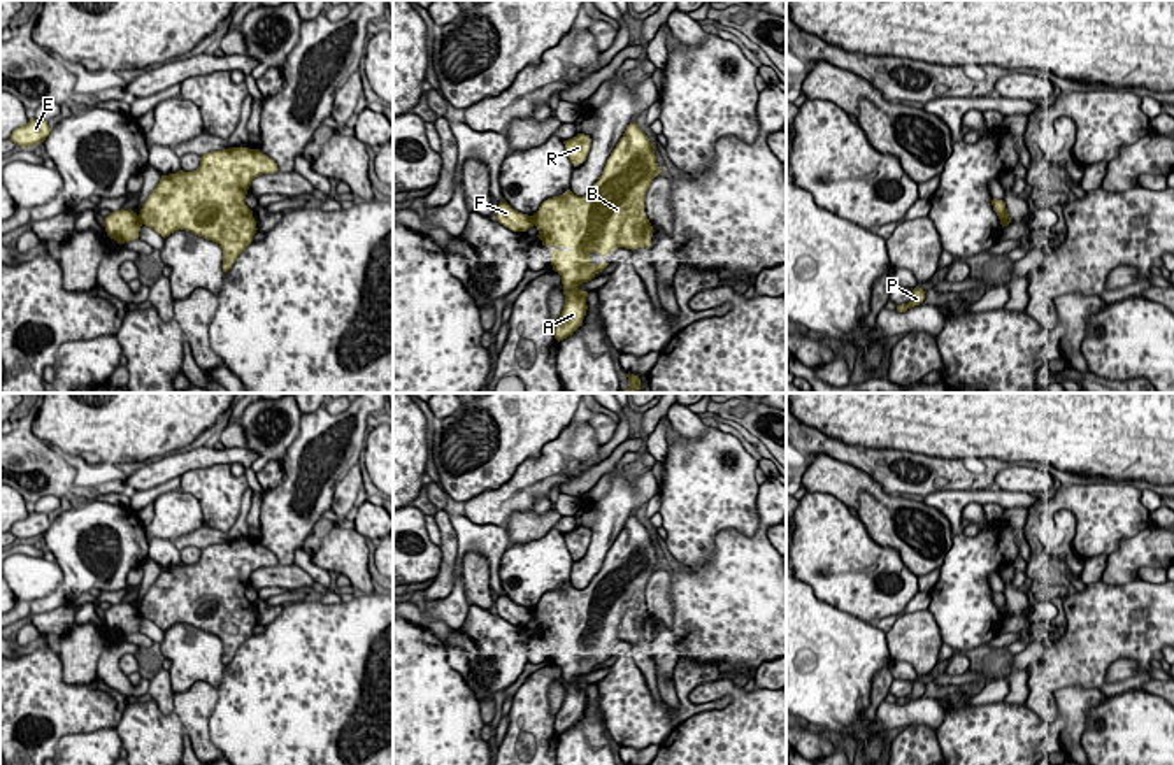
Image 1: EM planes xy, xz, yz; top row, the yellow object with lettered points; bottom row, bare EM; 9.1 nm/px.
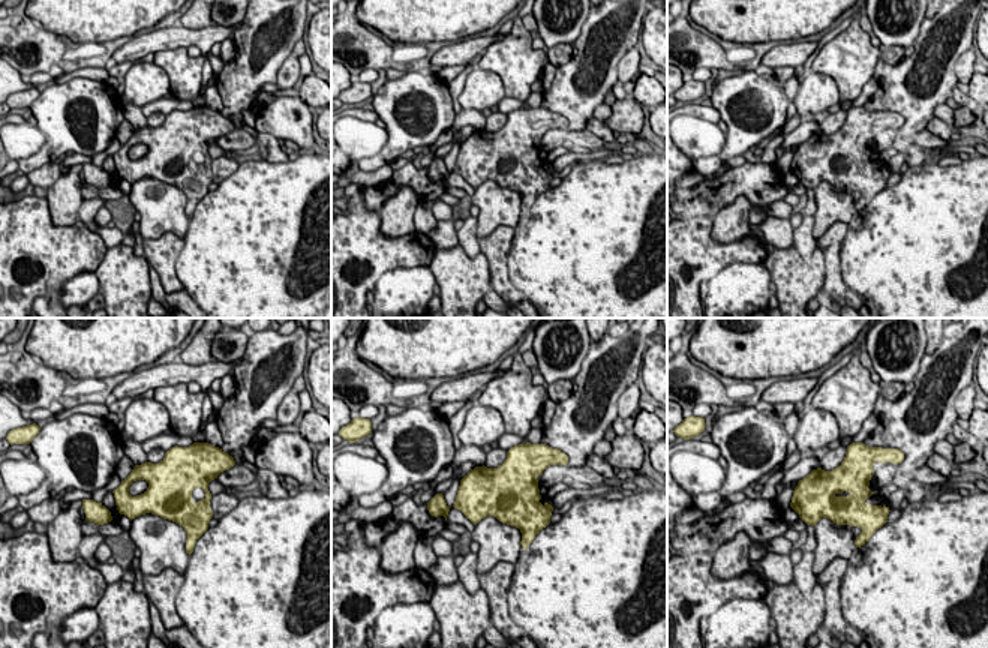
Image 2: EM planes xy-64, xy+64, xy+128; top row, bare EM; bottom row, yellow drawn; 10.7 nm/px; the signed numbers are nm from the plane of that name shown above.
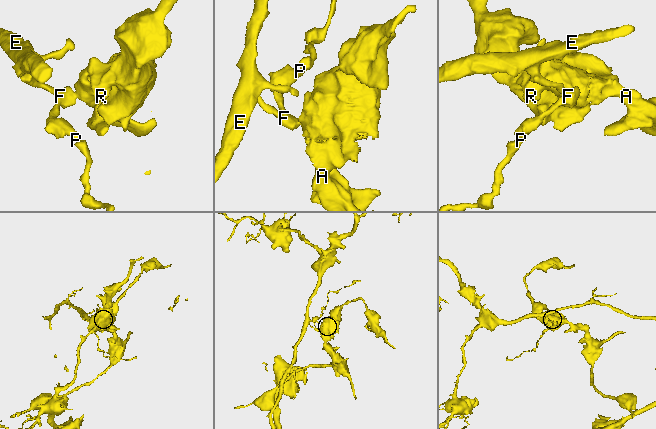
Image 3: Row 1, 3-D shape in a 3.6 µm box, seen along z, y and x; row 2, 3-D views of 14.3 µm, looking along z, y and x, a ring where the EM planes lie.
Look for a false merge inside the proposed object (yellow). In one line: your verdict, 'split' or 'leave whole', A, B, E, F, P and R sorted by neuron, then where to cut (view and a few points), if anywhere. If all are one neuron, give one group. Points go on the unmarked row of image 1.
split; groups A B R / E F P; cut xy (137, 609), (141, 618)

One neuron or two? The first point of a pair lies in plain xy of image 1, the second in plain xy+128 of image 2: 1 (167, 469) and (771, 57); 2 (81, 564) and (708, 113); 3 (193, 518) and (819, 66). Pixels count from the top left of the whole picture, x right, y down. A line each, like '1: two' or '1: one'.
1: one
2: two
3: two

